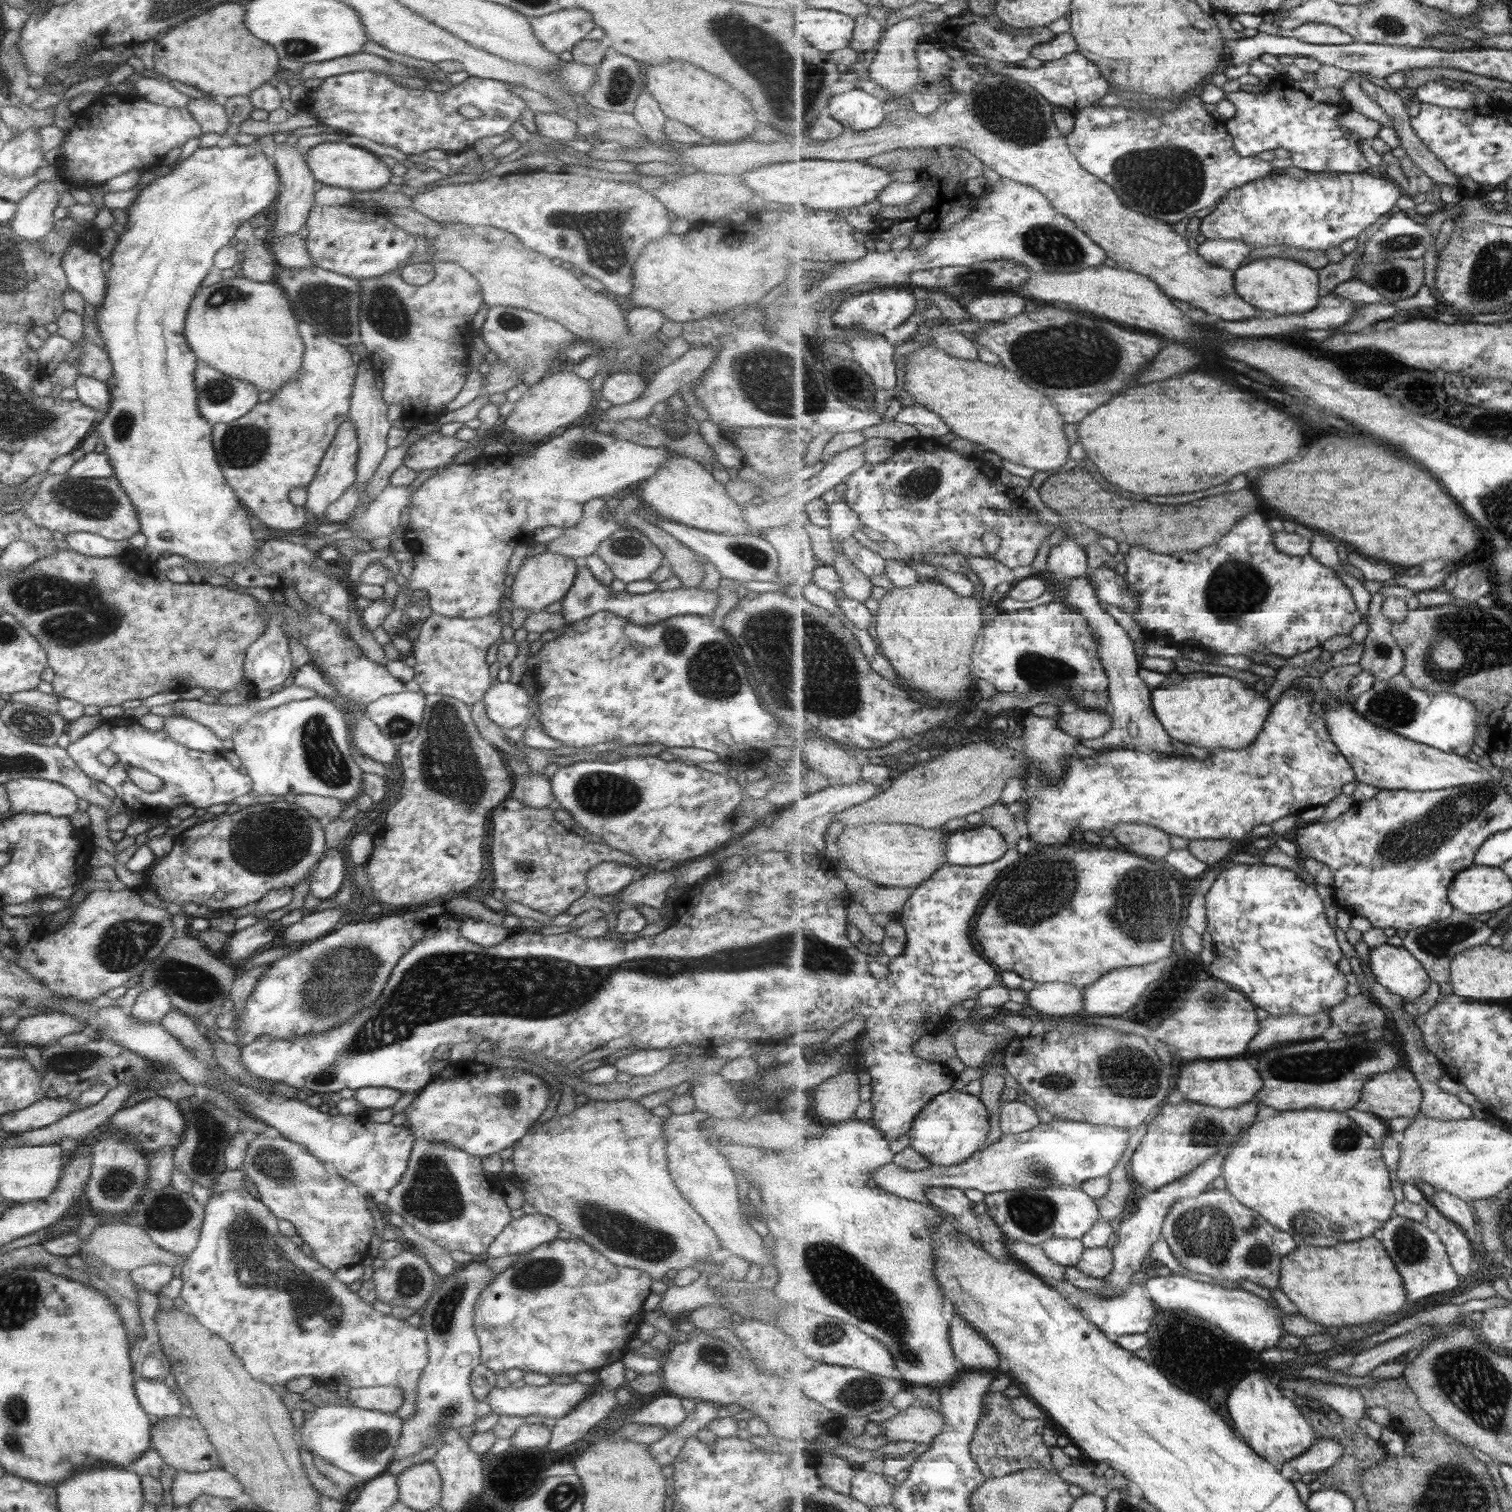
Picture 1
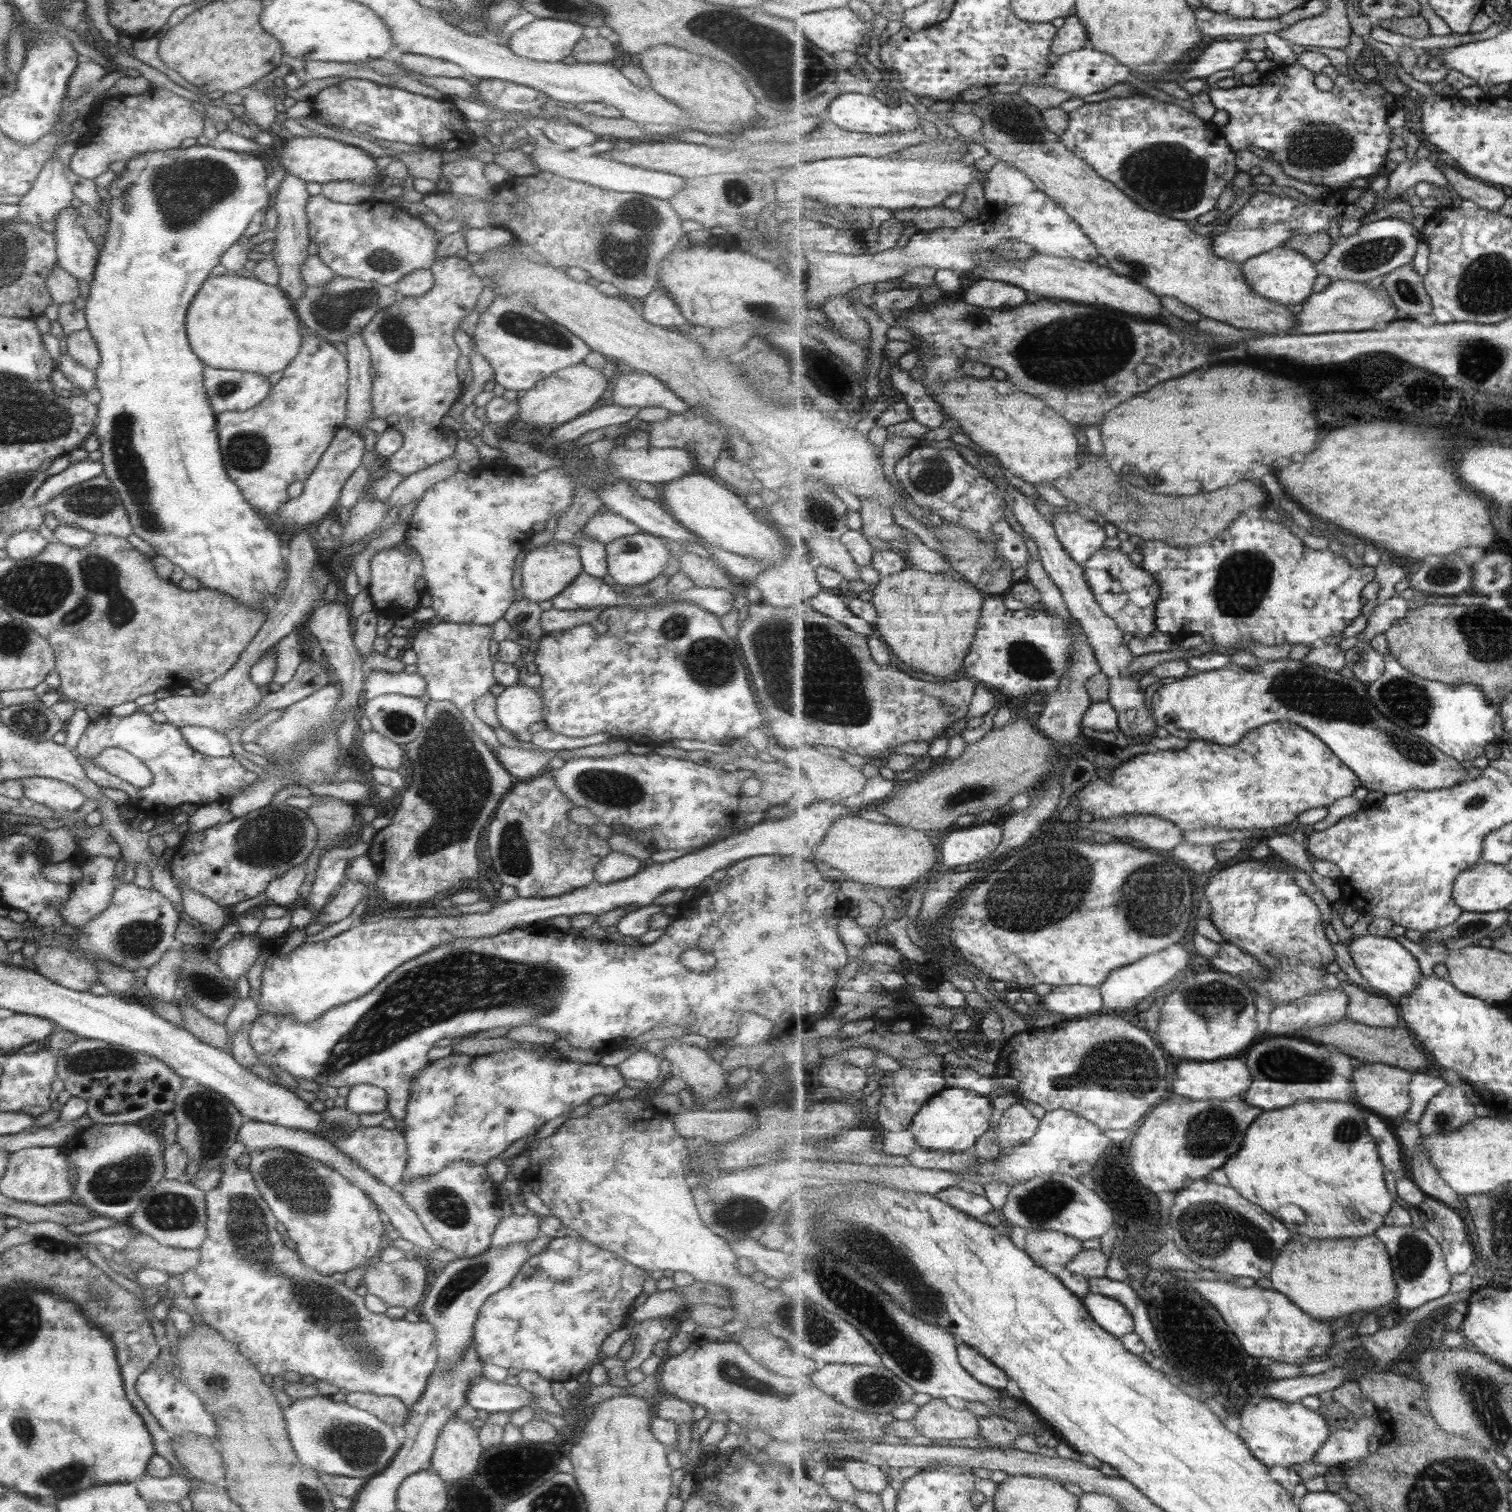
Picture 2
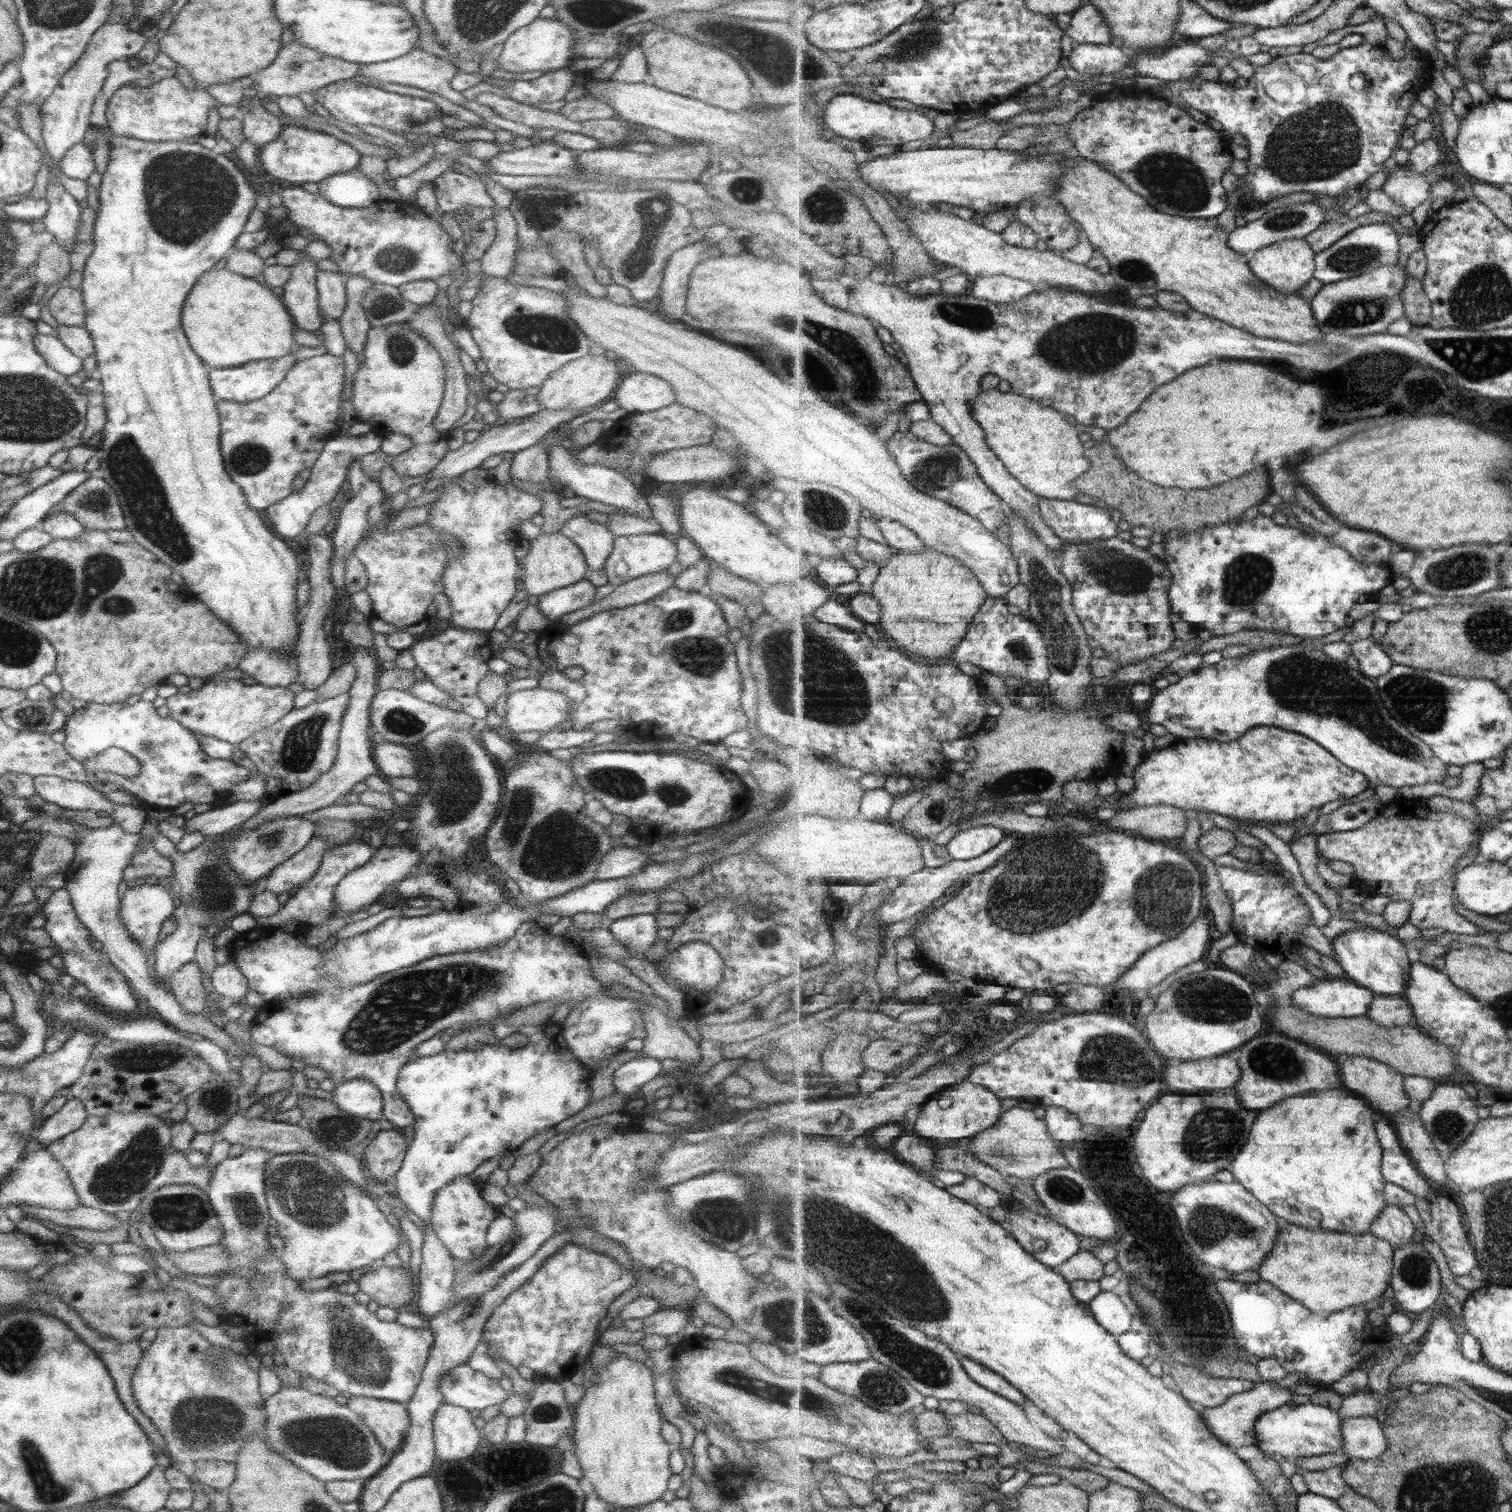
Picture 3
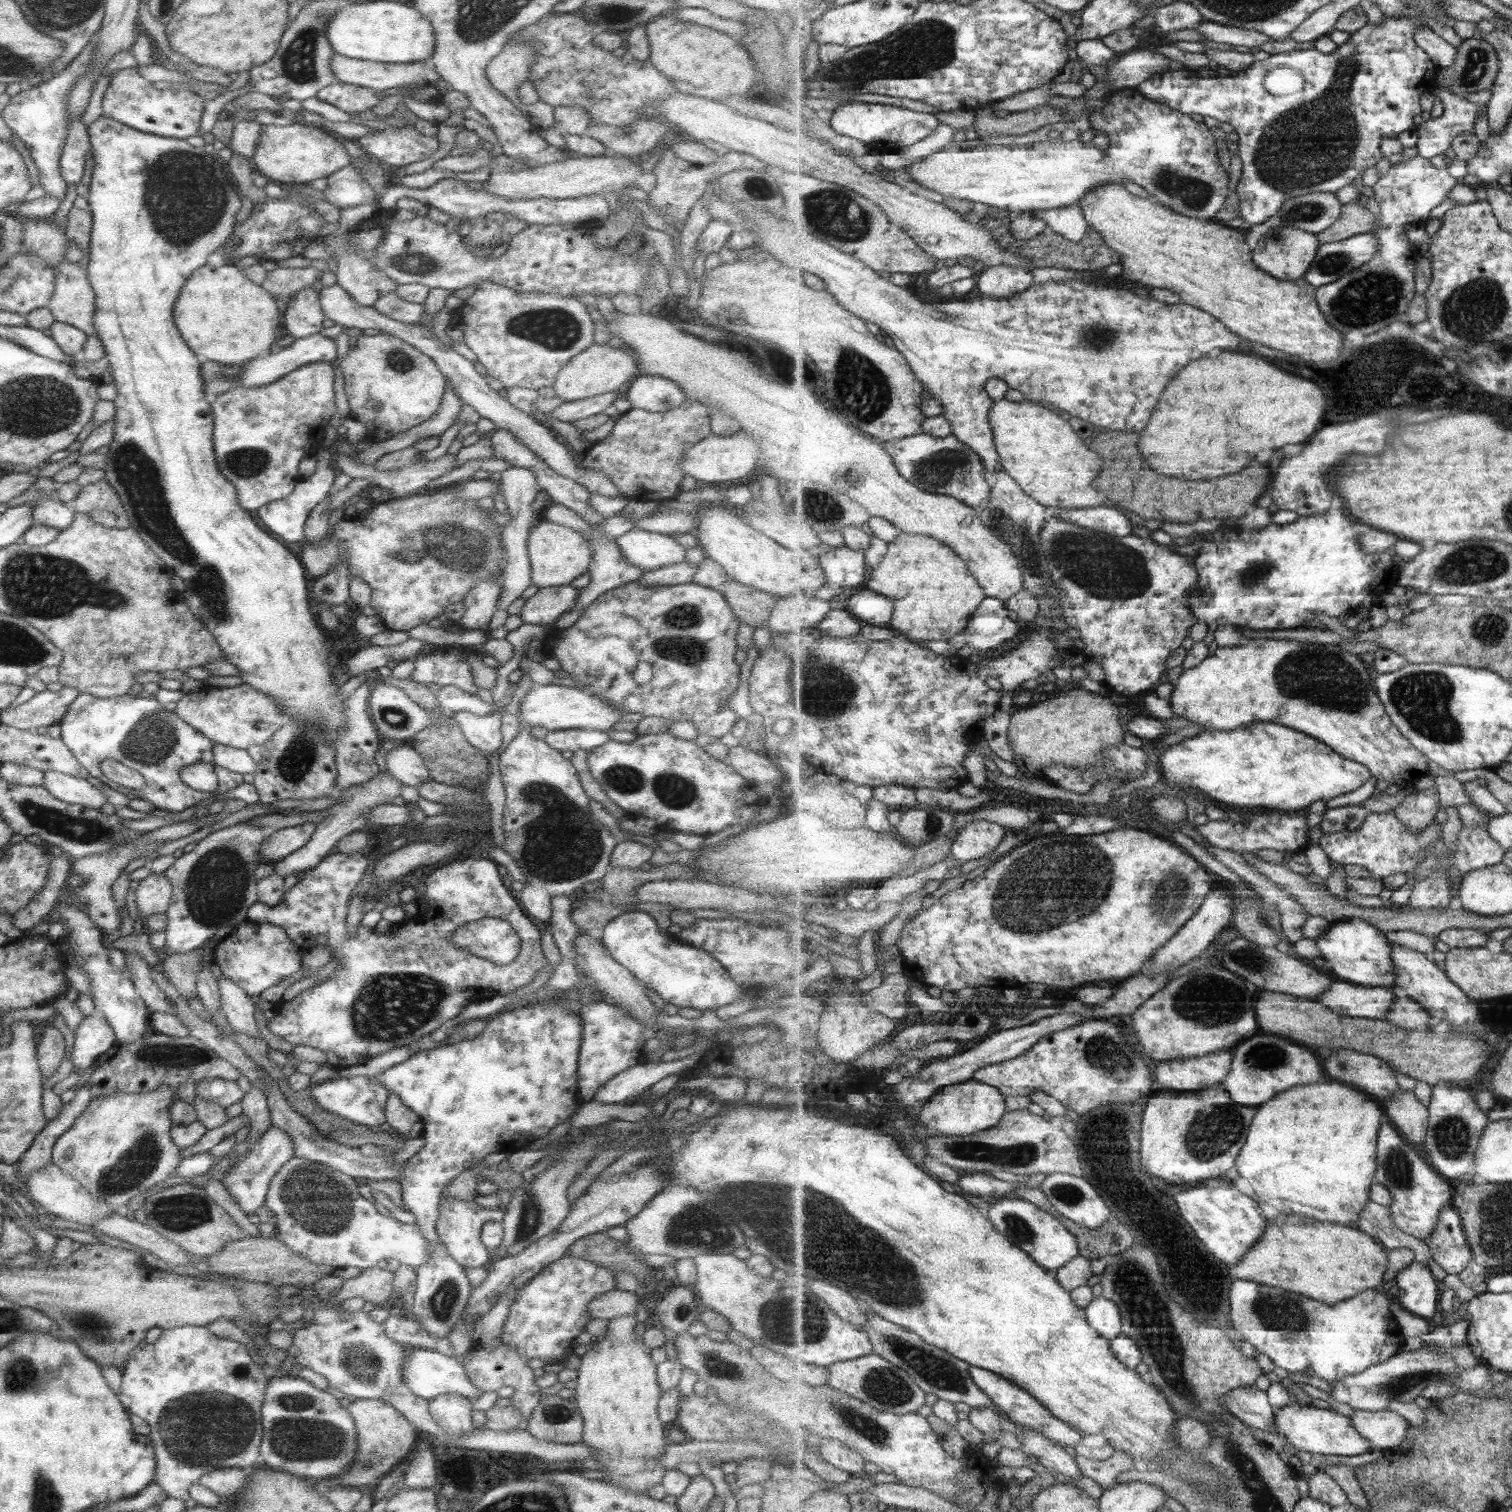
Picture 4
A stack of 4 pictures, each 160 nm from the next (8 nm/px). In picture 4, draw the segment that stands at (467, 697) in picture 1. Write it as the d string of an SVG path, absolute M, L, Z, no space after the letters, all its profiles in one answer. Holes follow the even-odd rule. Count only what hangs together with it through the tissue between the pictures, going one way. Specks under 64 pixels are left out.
M432 646L421 652L413 660L414 669L410 679L427 686L429 682L437 686L455 686L467 694L478 694L473 684L468 652L462 646Z

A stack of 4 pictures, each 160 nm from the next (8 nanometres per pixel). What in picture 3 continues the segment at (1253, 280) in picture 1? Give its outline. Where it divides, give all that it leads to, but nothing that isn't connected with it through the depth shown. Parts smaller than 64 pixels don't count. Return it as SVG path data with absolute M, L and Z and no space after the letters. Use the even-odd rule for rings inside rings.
M1303 238L1282 240L1267 248L1262 248L1249 256L1251 270L1269 286L1283 294L1295 294L1314 278L1316 271L1315 249Z

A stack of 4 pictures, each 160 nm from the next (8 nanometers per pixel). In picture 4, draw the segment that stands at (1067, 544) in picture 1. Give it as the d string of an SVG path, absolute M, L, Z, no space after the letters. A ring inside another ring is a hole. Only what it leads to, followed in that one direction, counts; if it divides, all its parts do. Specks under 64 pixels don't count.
M1111 504L1072 509L1050 507L1049 513L1051 517L1064 518L1077 526L1121 537L1131 535L1135 527L1129 518L1119 511L1118 506Z

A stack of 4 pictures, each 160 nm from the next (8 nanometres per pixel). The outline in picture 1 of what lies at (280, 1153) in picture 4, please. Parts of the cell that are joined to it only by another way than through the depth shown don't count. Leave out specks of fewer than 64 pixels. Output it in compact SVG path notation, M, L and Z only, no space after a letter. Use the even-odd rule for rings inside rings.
M227 1190L225 1192L215 1192L209 1195L207 1203L203 1206L203 1218L200 1226L200 1233L196 1245L192 1251L185 1256L182 1262L180 1276L182 1285L179 1298L185 1305L185 1314L193 1316L200 1326L203 1326L211 1334L221 1338L229 1347L235 1357L240 1360L243 1371L247 1372L251 1378L262 1384L273 1387L280 1385L284 1387L291 1379L303 1377L317 1378L322 1384L343 1384L351 1388L375 1388L375 1386L391 1386L403 1391L403 1402L396 1410L396 1414L401 1421L411 1416L414 1411L414 1392L417 1380L427 1364L427 1350L425 1332L418 1326L406 1324L405 1321L396 1320L394 1317L386 1316L373 1310L373 1308L360 1300L355 1292L349 1291L347 1285L334 1277L331 1269L325 1268L315 1259L306 1256L295 1243L289 1241L289 1237L281 1235L277 1230L277 1218L273 1216L262 1202L259 1202L244 1190Z

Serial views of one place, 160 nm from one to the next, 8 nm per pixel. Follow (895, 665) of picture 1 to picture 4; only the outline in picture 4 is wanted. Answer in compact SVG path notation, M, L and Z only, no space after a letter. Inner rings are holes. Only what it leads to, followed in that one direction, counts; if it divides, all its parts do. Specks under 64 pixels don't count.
M901 532L888 544L883 559L871 571L867 588L895 602L891 628L895 628L901 637L923 644L963 633L979 605L987 598L978 577L950 546L930 536L906 532Z

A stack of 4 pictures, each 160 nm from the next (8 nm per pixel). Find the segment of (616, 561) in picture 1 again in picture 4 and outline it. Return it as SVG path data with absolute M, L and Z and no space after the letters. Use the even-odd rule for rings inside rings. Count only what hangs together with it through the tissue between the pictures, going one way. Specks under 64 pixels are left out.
M634 527L614 541L624 562L642 572L682 562L686 551L672 535L645 532Z

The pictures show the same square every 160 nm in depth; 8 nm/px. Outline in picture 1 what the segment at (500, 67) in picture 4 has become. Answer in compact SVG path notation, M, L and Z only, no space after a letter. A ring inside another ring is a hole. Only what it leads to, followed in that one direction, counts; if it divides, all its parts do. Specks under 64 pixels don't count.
M569 5L565 10L529 18L533 36L549 52L569 50L593 30L594 24L589 15L581 8Z

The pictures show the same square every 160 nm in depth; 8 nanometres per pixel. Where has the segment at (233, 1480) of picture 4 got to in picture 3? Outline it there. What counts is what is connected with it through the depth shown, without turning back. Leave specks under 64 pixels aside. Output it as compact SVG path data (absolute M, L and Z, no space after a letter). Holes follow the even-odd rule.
M198 1460L194 1462L191 1475L198 1483L225 1492L234 1477L234 1464L220 1460Z

